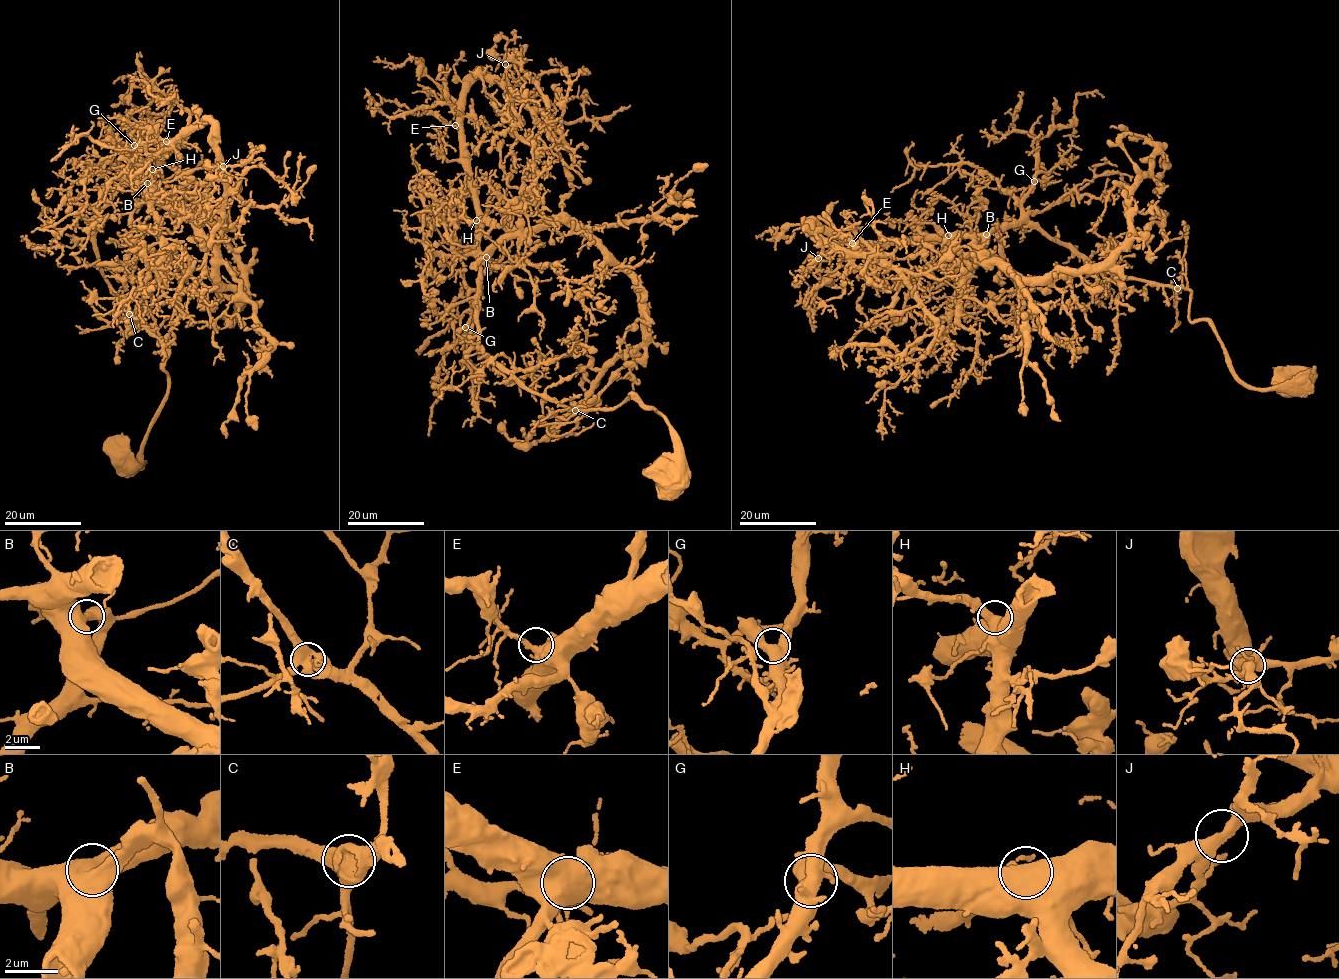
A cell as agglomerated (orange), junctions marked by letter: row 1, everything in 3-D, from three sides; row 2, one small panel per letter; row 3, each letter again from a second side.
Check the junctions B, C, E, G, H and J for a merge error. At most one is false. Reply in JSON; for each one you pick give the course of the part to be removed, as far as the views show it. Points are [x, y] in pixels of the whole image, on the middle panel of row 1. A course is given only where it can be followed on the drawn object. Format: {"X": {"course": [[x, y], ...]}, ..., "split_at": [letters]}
{"split_at": []}

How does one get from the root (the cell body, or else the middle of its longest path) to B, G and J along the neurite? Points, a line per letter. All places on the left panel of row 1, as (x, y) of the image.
B: (125, 457), (138, 457), (164, 398), (166, 342), (111, 293), (95, 225), (129, 178), (147, 183)
G: (125, 457), (138, 457), (169, 381), (166, 342), (111, 293), (95, 241), (100, 212), (134, 162), (134, 145)
J: (125, 457), (138, 457), (164, 398), (166, 342), (111, 293), (95, 225), (125, 181), (207, 123), (222, 166)

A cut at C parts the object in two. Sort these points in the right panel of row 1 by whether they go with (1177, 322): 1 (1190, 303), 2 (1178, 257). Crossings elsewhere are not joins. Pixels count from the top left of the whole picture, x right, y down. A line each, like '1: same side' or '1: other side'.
1: other side
2: other side

